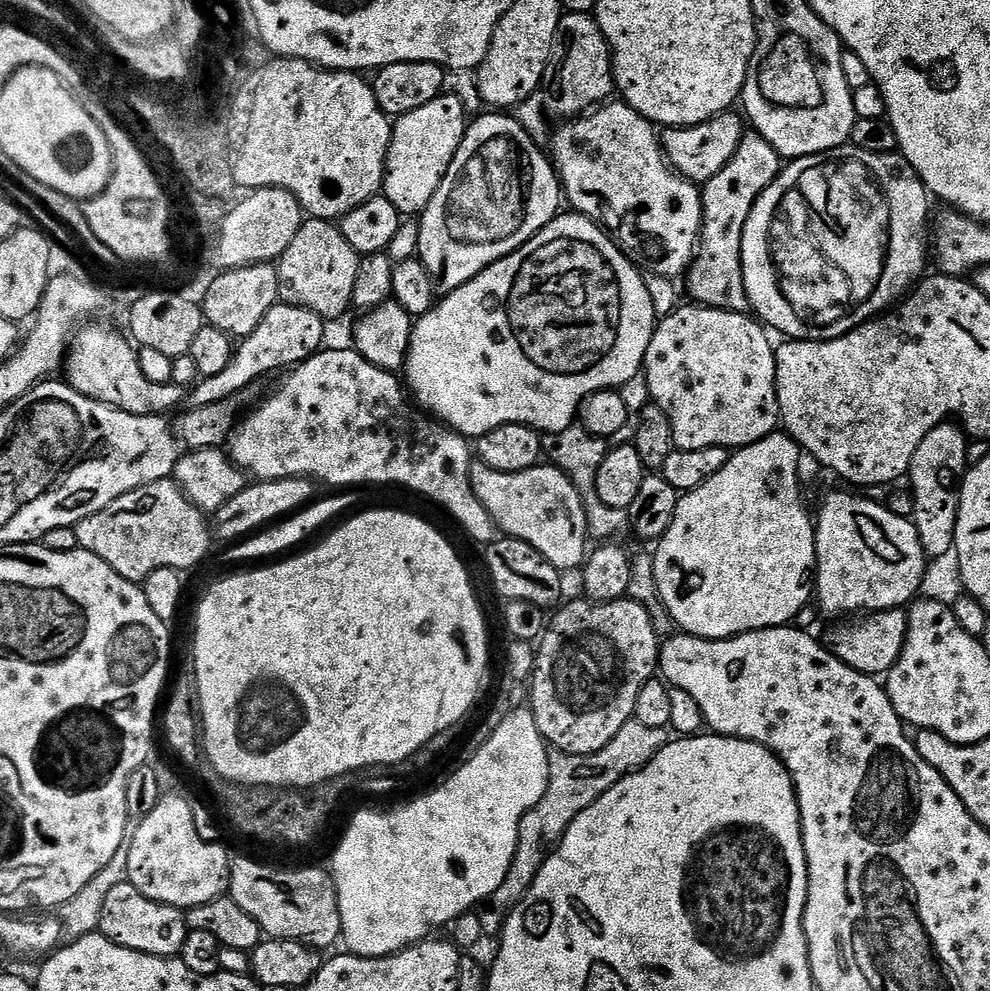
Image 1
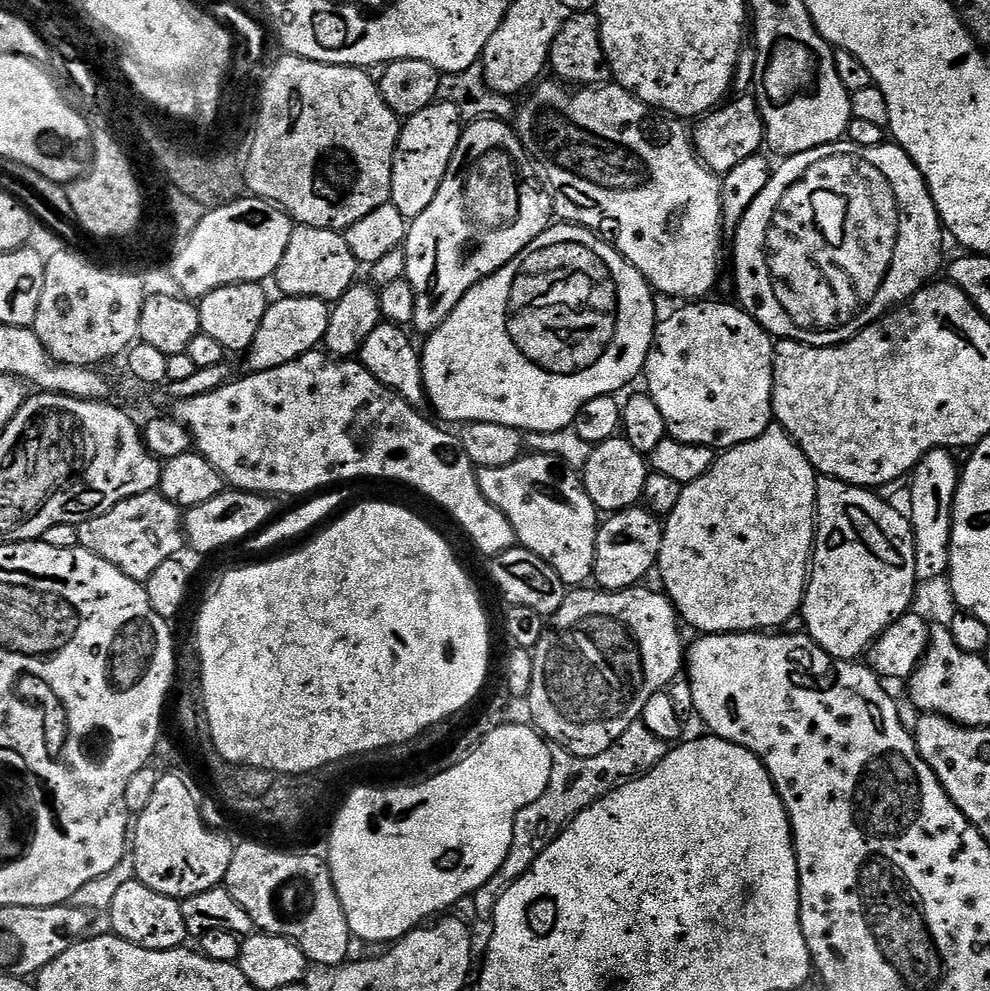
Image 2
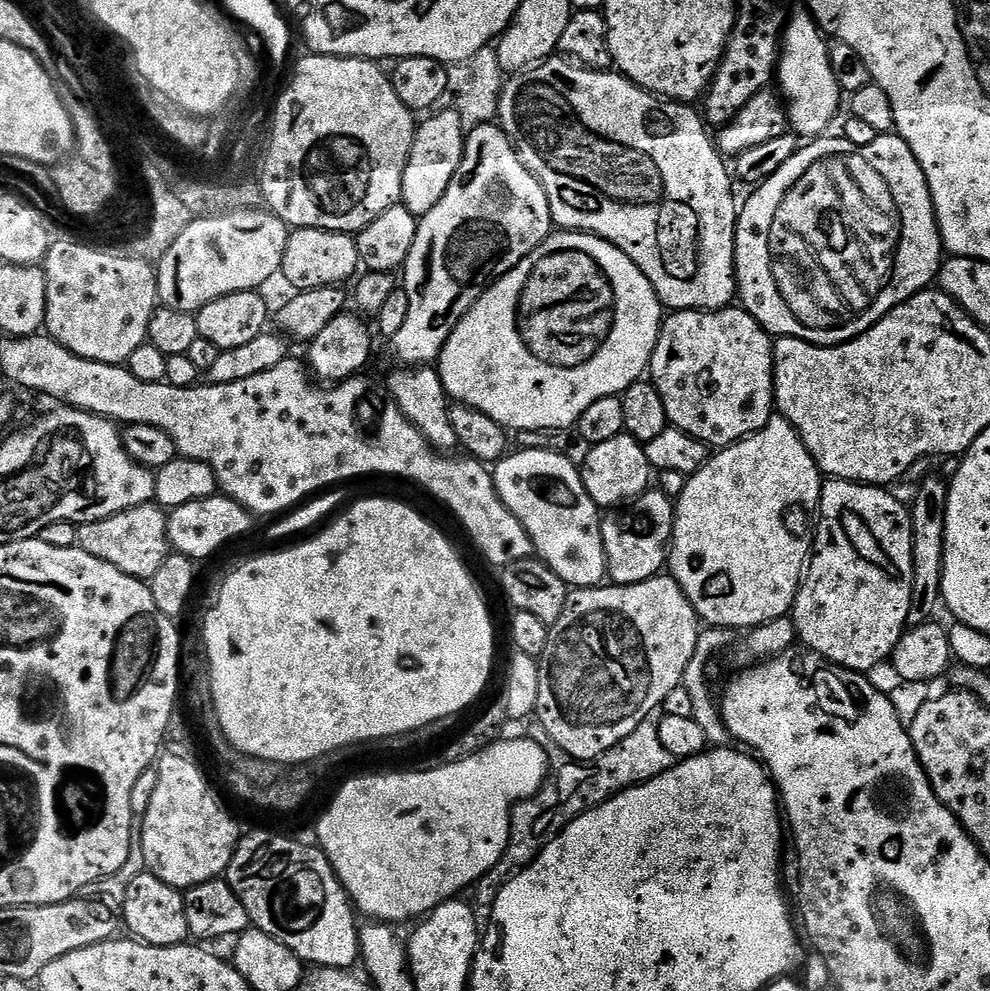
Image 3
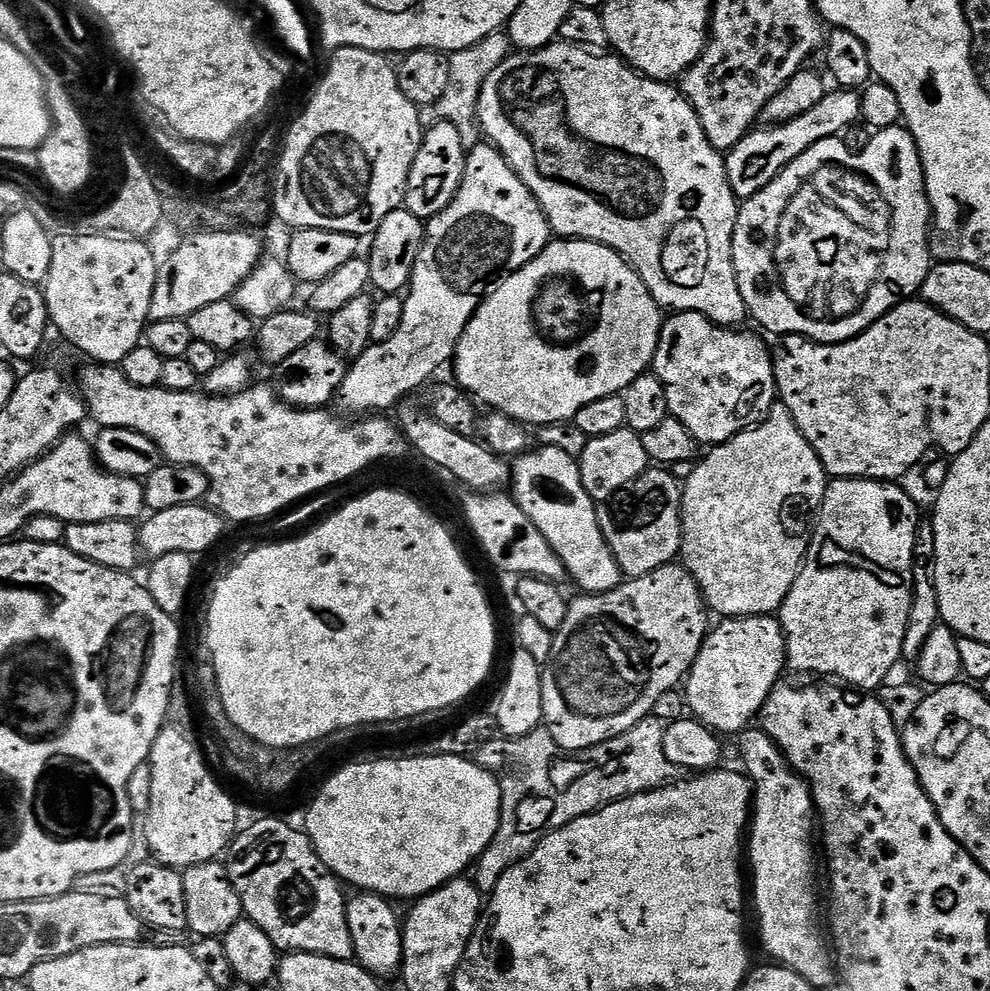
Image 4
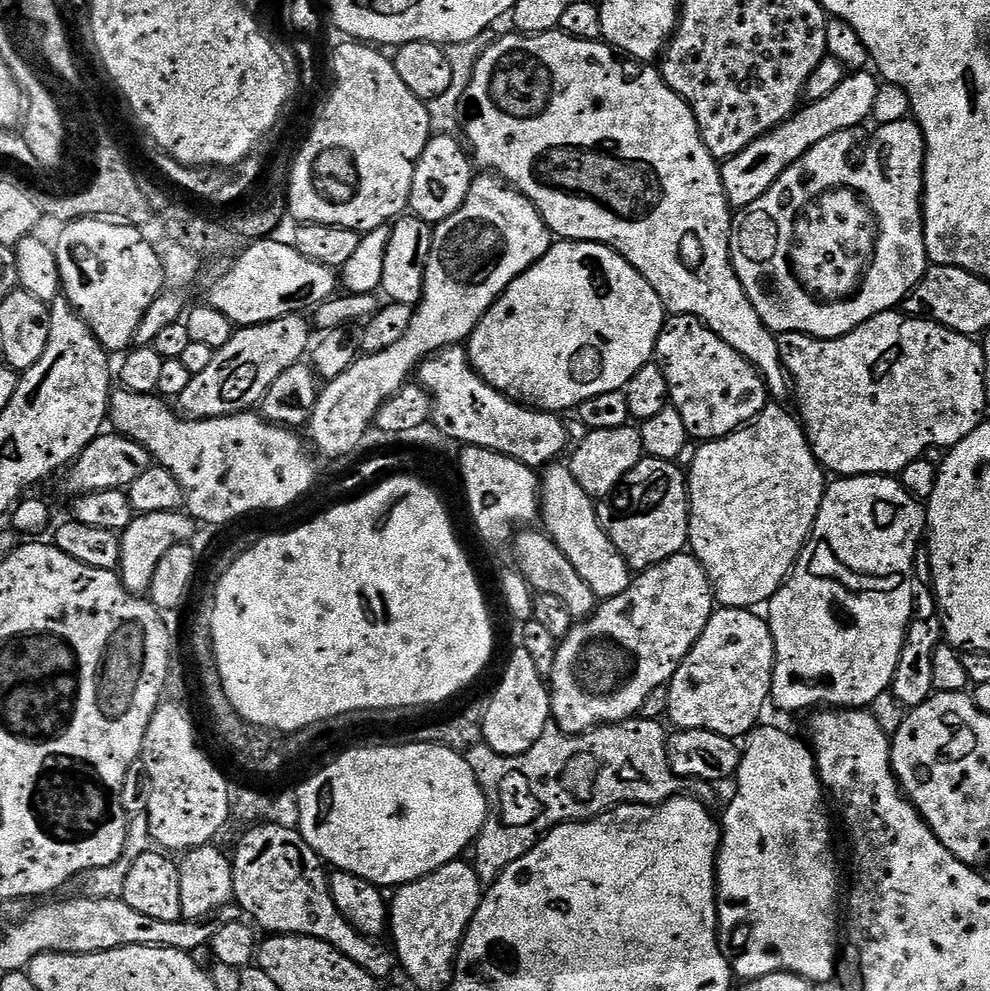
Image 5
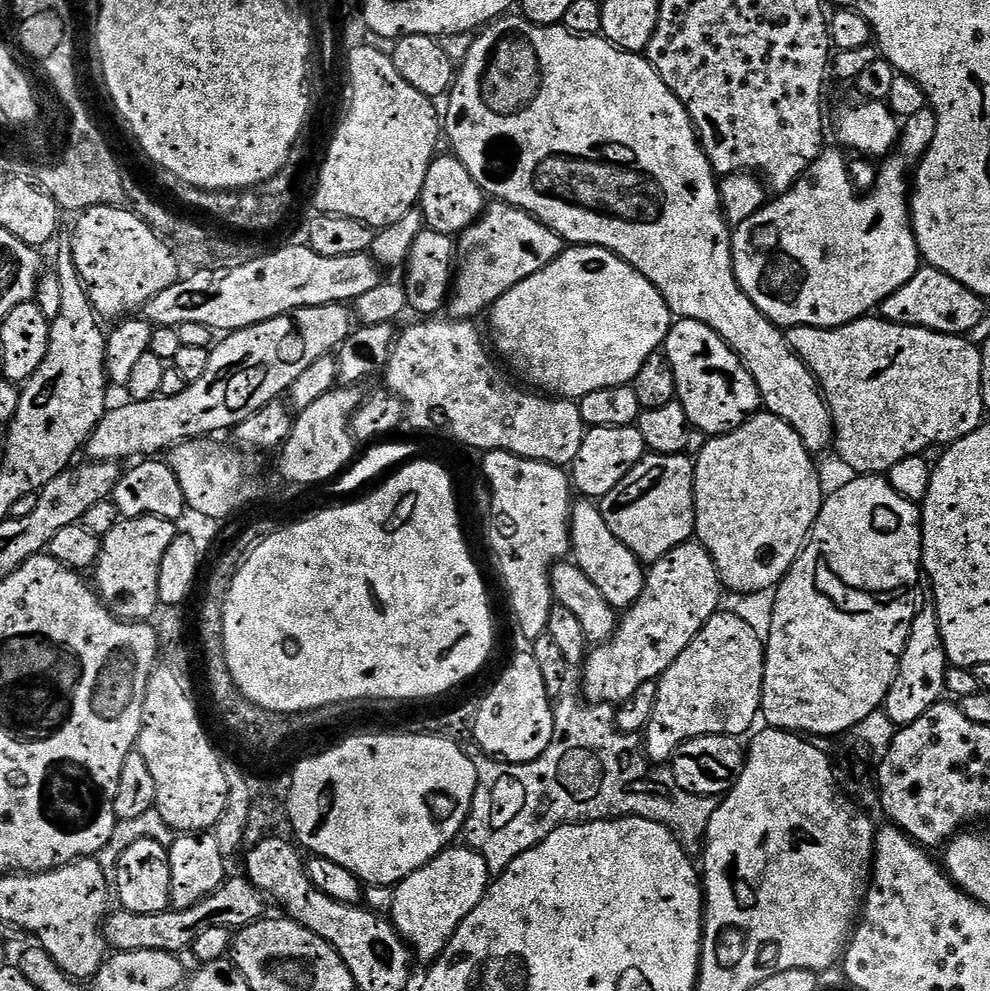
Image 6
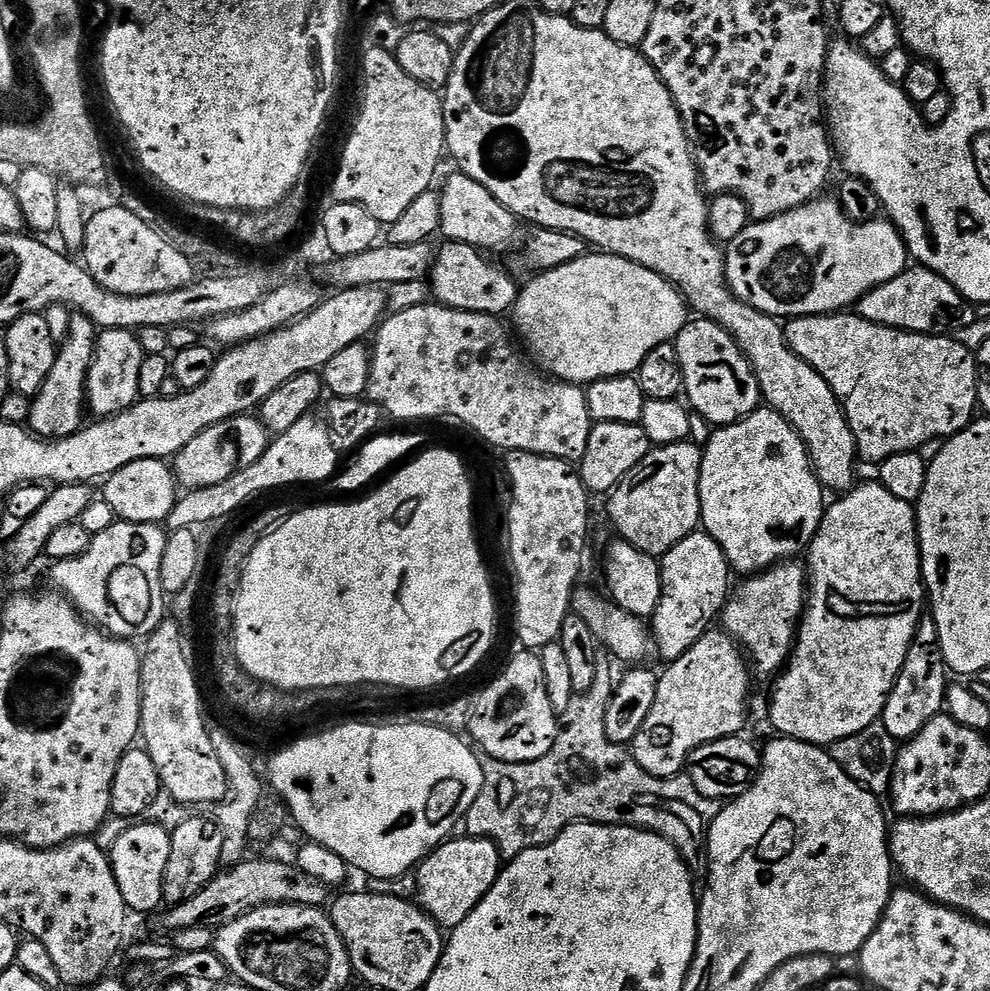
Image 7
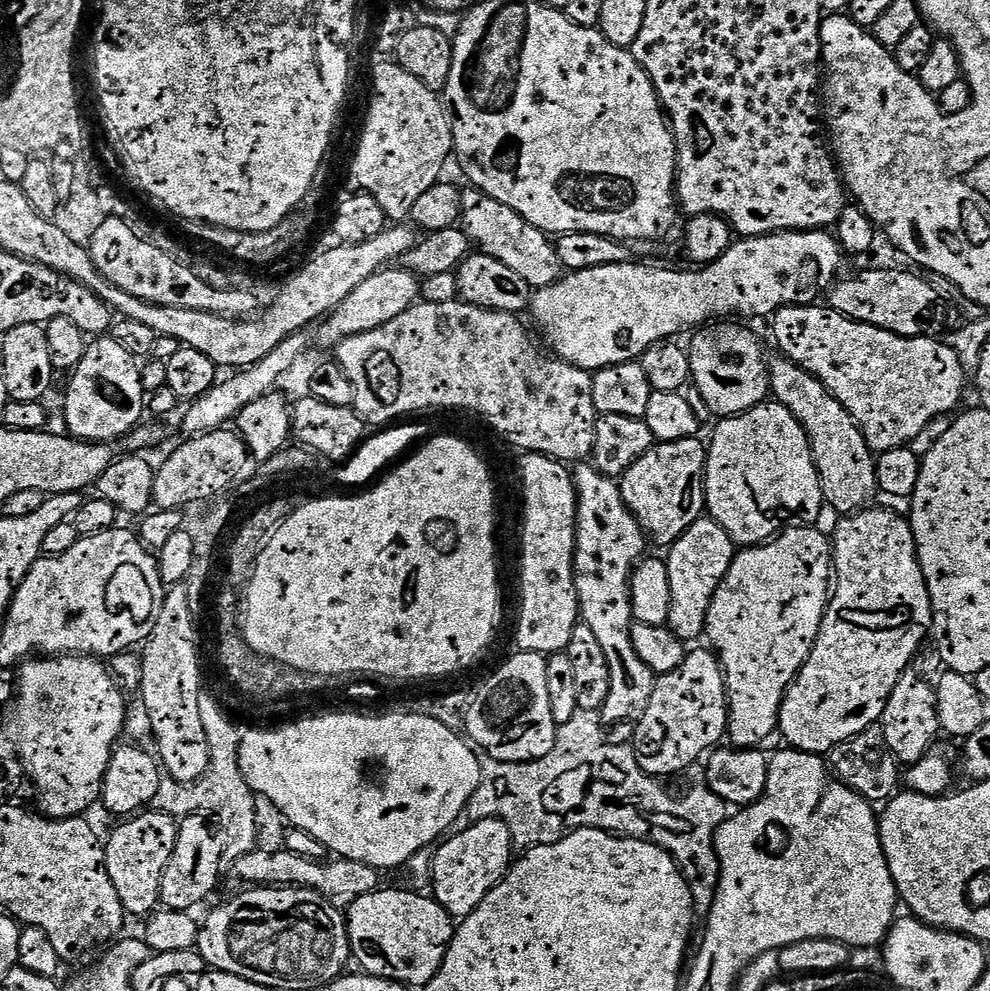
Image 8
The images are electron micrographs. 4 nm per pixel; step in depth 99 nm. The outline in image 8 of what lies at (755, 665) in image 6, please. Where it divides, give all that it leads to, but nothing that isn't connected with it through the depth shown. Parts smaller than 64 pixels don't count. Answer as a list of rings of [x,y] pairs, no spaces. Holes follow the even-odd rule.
[[[696,648],[693,652],[691,649],[678,670],[656,676],[650,706],[646,706],[646,714],[634,741],[636,760],[648,776],[672,776],[690,767],[700,755],[703,757],[711,753],[725,739],[728,730],[728,687],[724,681],[724,668],[720,665],[720,657],[704,648]]]

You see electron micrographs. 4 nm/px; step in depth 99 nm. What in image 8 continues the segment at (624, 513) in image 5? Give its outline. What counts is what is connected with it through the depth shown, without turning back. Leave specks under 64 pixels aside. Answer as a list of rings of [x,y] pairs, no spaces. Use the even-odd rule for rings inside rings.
[[[693,438],[665,444],[656,442],[650,450],[646,450],[646,454],[642,454],[642,458],[638,458],[638,462],[634,462],[634,466],[630,466],[630,470],[626,470],[623,476],[619,477],[622,498],[653,545],[671,546],[695,520],[705,515],[704,467],[707,461],[708,453],[703,439]]]

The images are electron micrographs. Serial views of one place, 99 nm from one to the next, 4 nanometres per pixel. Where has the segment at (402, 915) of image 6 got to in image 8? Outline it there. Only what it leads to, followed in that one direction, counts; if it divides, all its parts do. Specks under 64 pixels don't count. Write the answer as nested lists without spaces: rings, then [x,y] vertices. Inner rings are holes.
[[[504,820],[475,821],[465,833],[448,836],[435,849],[431,895],[452,917],[463,918],[470,915],[512,867],[512,852],[514,853],[512,834]]]

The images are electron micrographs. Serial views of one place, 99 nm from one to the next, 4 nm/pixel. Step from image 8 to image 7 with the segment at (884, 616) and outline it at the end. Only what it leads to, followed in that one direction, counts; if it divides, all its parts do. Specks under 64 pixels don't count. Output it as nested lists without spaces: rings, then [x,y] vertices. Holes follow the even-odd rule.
[[[879,482],[872,484],[857,483],[851,490],[843,493],[836,501],[829,503],[824,509],[824,517],[816,531],[816,537],[806,549],[806,603],[804,614],[796,630],[794,643],[786,663],[775,677],[776,685],[772,688],[772,701],[768,704],[768,716],[777,728],[780,736],[789,736],[791,740],[801,740],[807,744],[831,746],[840,739],[850,738],[860,731],[877,723],[884,715],[884,707],[888,701],[890,690],[902,670],[902,662],[906,662],[906,654],[910,650],[916,629],[920,626],[920,618],[926,612],[926,589],[924,575],[920,569],[920,537],[916,534],[916,510],[913,505],[902,502],[902,498],[894,498],[890,490],[886,490]]]

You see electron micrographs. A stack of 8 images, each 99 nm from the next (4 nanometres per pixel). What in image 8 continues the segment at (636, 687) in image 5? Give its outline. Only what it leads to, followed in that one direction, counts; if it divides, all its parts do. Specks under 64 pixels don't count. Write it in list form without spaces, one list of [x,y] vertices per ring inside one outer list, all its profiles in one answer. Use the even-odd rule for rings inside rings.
[[[711,518],[695,520],[687,530],[667,549],[666,563],[670,574],[670,614],[667,627],[678,638],[691,642],[705,635],[710,614],[710,602],[738,551],[730,534],[718,526]]]

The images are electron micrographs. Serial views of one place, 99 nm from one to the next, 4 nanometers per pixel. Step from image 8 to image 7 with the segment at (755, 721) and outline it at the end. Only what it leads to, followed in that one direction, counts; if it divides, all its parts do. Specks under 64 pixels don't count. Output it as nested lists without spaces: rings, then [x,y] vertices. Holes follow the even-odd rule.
[[[781,562],[772,568],[767,568],[765,572],[757,572],[749,575],[748,580],[740,588],[740,593],[735,593],[734,598],[729,599],[724,605],[722,613],[723,631],[727,632],[741,649],[746,653],[750,661],[750,668],[753,673],[760,676],[775,677],[779,673],[782,665],[790,655],[790,649],[794,643],[797,627],[800,618],[804,614],[806,603],[806,568],[800,562]]]

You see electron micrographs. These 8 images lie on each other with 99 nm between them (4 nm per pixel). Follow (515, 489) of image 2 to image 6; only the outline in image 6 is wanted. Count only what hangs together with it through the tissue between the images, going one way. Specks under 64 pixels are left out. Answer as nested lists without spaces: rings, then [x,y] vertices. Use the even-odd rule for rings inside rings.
[[[580,498],[572,505],[572,547],[571,555],[574,562],[602,590],[602,598],[610,602],[617,610],[627,610],[631,608],[644,589],[644,577],[646,575],[645,565],[634,553],[614,534],[610,534],[610,526],[606,526],[606,518],[602,518],[599,503],[588,498]]]

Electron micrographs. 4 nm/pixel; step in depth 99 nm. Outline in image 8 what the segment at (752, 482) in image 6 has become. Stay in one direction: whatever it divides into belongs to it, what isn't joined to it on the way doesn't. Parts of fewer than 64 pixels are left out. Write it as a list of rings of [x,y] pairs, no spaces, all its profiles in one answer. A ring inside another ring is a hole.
[[[765,402],[756,408],[751,408],[748,412],[743,412],[741,416],[729,416],[721,419],[712,430],[712,441],[709,439],[706,444],[708,461],[704,467],[704,507],[707,515],[714,522],[718,522],[718,526],[722,526],[722,530],[726,530],[726,534],[730,534],[733,544],[741,549],[755,548],[758,544],[767,544],[786,528],[803,528],[817,523],[815,520],[819,518],[820,511],[825,511],[826,505],[820,489],[820,479],[816,473],[816,463],[812,461],[812,447],[806,430],[802,430],[798,418],[794,418],[794,414],[790,414],[790,410],[786,410],[786,406],[775,402]]]

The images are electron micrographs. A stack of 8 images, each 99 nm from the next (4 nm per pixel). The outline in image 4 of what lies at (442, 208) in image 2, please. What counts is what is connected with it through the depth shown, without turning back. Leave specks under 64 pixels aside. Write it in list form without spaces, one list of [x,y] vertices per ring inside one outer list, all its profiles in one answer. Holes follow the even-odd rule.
[[[479,142],[470,148],[464,161],[464,177],[460,183],[458,194],[450,202],[450,206],[446,206],[446,210],[442,210],[442,214],[438,214],[433,220],[427,221],[426,231],[424,234],[424,245],[418,254],[418,262],[414,268],[412,282],[407,289],[406,295],[403,297],[404,313],[402,314],[402,322],[398,326],[398,330],[386,342],[371,343],[357,360],[351,361],[348,373],[344,379],[344,384],[340,387],[338,393],[339,403],[344,403],[352,412],[360,412],[356,414],[384,414],[389,410],[395,409],[405,398],[413,395],[415,388],[420,388],[424,383],[427,385],[433,379],[432,375],[443,366],[444,363],[451,361],[456,354],[456,347],[462,338],[462,334],[466,330],[466,326],[472,321],[472,315],[484,303],[489,292],[495,289],[500,281],[507,276],[514,275],[518,270],[522,270],[522,266],[526,266],[534,258],[538,258],[538,254],[542,254],[542,250],[550,243],[550,229],[548,227],[548,219],[544,217],[544,212],[540,208],[540,203],[534,198],[534,194],[524,185],[522,178],[512,167],[509,166],[508,160],[493,144],[487,142]]]

